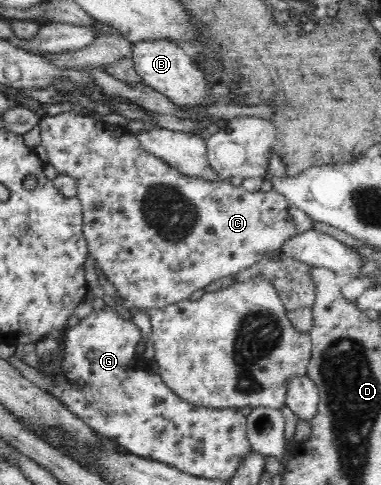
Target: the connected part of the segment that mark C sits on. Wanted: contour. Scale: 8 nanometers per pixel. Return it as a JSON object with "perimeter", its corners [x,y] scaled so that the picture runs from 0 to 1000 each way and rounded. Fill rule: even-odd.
{"perimeter":[[[192,229],[147,235],[144,239],[113,239],[100,252],[100,260],[105,262],[105,297],[123,311],[123,336],[147,346],[150,359],[181,361],[197,371],[197,384],[202,384],[199,404],[218,435],[218,485],[228,499],[231,522],[239,532],[255,536],[257,559],[302,590],[302,598],[312,606],[302,627],[323,643],[339,645],[344,635],[354,635],[354,639],[415,637],[493,616],[507,602],[535,596],[570,575],[622,567],[627,561],[664,548],[701,520],[740,513],[743,503],[751,503],[761,491],[774,491],[785,482],[801,482],[827,470],[822,454],[803,437],[766,425],[743,400],[727,396],[719,388],[709,396],[654,396],[635,381],[612,381],[604,369],[554,375],[475,359],[425,326],[381,309],[370,301],[367,289],[328,262],[276,254],[265,245],[218,237],[213,231],[194,235]]]}

